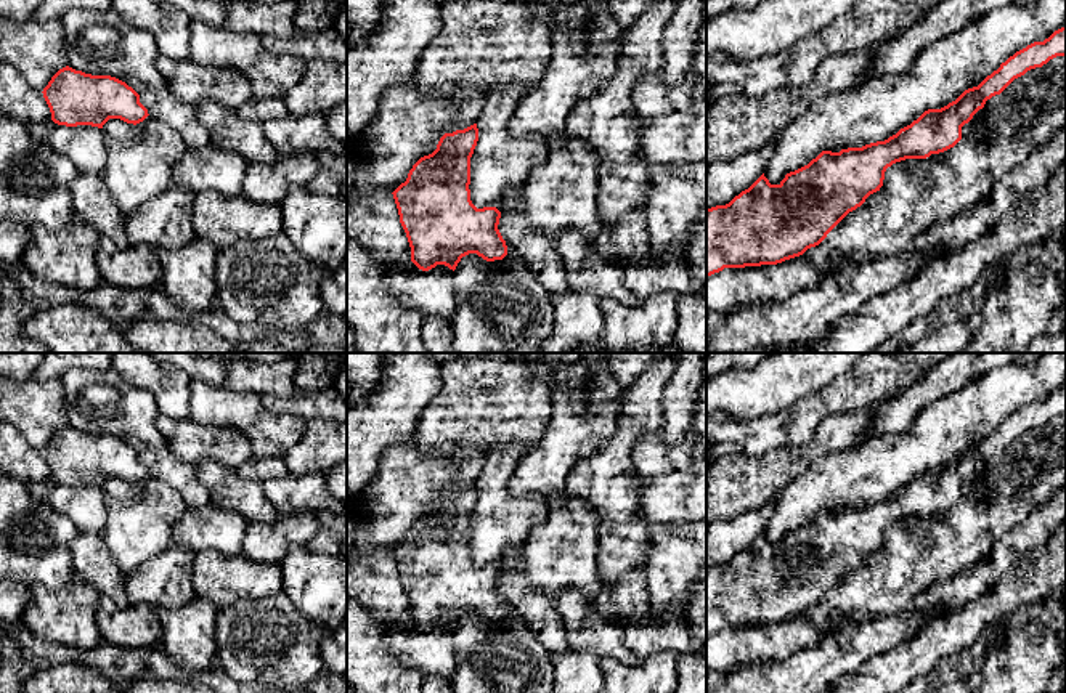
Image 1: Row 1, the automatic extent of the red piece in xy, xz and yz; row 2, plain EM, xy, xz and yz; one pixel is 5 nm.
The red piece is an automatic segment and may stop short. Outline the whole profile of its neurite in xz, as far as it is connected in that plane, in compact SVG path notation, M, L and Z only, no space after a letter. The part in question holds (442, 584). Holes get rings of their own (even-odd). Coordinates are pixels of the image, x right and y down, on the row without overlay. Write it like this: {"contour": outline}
{"contour": "M477 483L445 492L437 509L421 517L392 552L411 621L422 630L437 624L454 630L469 613L486 621L507 614L498 589L501 571L496 566L477 568L470 560L470 517L477 500Z"}

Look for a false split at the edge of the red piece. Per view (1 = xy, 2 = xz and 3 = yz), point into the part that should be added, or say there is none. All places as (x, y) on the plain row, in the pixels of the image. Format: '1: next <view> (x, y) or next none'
1: next none
2: next none
3: next none

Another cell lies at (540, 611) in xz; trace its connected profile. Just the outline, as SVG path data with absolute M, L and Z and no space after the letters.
M506 571L499 578L498 589L507 610L520 614L535 638L549 654L568 648L567 629L557 611L555 598L535 590L522 571Z

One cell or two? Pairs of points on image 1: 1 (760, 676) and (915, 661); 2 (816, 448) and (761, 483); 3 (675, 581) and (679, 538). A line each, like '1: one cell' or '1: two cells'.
1: two cells
2: one cell
3: one cell

